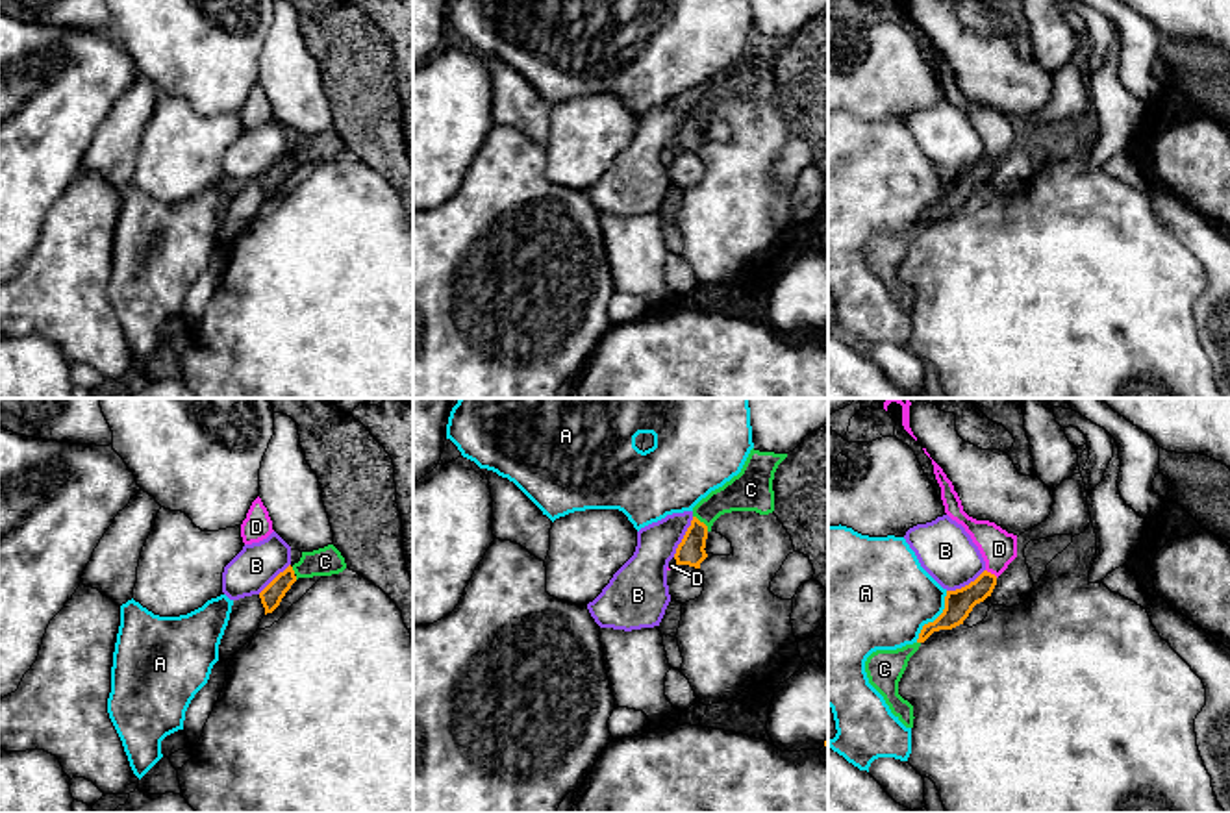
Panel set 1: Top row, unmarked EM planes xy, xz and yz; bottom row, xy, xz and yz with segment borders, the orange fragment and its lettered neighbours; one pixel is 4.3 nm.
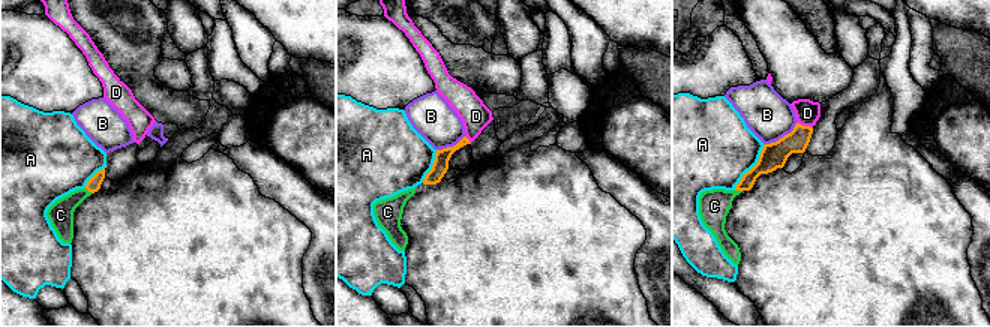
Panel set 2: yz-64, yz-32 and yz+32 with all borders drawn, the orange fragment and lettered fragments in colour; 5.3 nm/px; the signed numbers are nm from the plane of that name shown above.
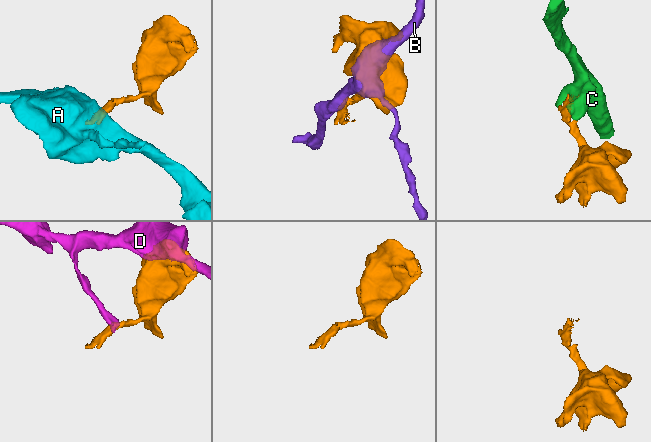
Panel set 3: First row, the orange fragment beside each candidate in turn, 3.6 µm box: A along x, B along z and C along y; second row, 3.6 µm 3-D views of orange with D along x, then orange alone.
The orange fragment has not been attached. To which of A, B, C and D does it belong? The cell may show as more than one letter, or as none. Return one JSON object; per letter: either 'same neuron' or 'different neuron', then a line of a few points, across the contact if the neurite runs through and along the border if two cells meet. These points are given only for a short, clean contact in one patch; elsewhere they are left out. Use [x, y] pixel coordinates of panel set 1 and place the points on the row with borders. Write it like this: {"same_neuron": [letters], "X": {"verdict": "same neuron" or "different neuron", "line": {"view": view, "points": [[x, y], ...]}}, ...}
{"same_neuron": ["C"], "A": {"verdict": "different neuron", "line": {"view": "yz", "points": [[947, 591], [943, 610], [923, 626], [916, 641]]}}, "B": {"verdict": "different neuron", "line": {"view": "xz", "points": [[693, 517], [673, 556]]}}, "C": {"verdict": "same neuron"}, "D": {"verdict": "different neuron", "line": {"view": "yz", "points": [[986, 569], [997, 576]]}}}

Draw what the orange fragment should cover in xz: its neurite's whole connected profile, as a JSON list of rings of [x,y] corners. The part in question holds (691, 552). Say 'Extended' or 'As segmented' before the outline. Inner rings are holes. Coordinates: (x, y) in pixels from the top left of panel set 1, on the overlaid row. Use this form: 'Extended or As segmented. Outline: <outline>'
Extended. Outline: [[[750,450],[741,472],[722,487],[711,491],[693,507],[693,520],[676,548],[676,565],[700,569],[708,557],[706,539],[713,522],[732,511],[756,511],[769,515],[774,511],[772,480],[778,465],[787,454]]]

